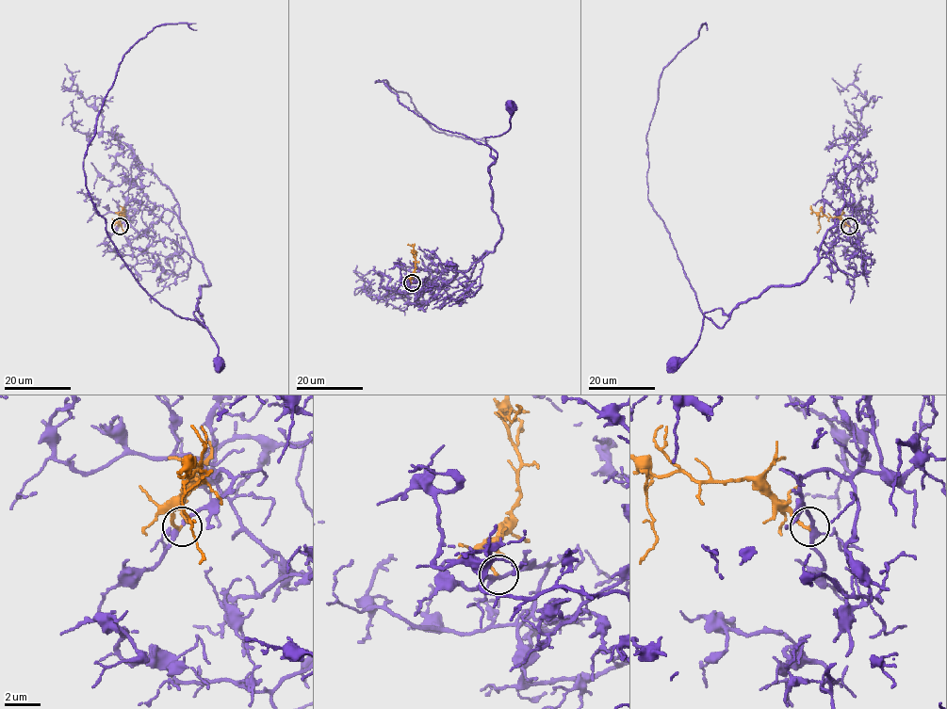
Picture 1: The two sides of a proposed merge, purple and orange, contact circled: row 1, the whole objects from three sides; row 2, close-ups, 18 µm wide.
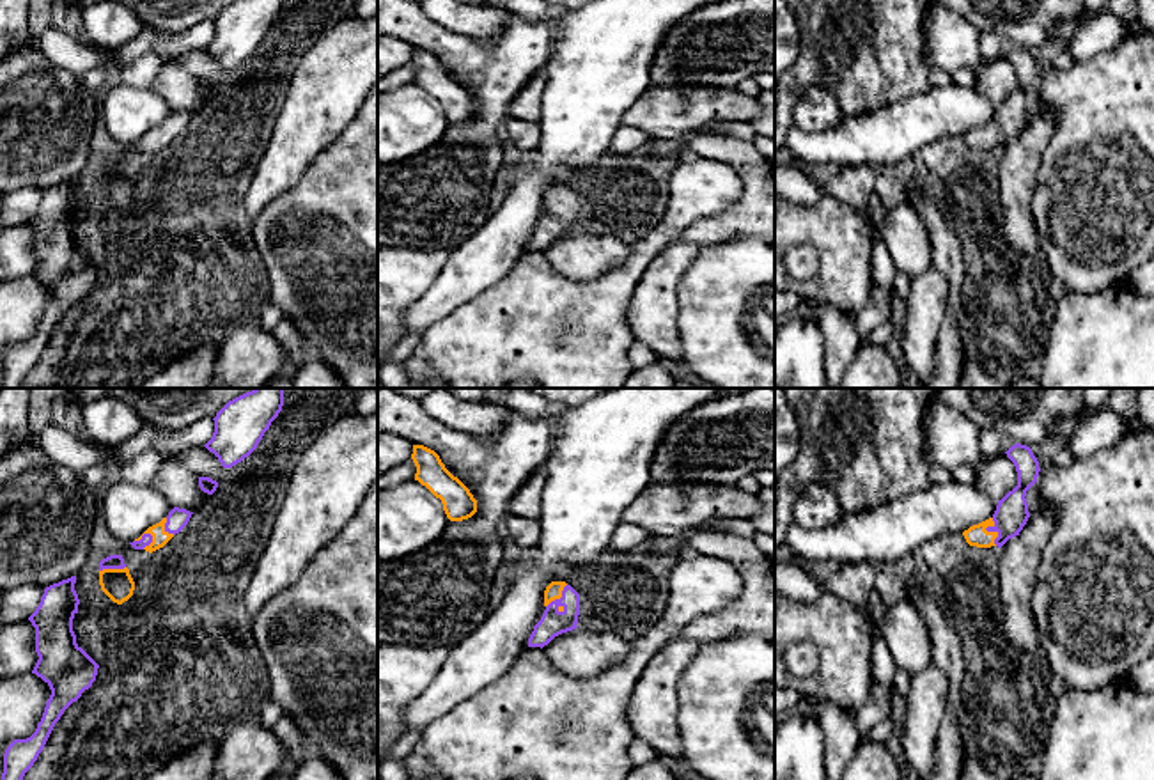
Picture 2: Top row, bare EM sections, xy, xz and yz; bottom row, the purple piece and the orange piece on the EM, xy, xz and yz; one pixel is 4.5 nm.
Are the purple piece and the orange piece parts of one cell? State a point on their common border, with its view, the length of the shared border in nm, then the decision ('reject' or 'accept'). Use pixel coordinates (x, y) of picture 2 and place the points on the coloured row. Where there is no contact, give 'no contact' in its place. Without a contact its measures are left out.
meets purple in yz at (991, 530); contact 130 nm long; accept

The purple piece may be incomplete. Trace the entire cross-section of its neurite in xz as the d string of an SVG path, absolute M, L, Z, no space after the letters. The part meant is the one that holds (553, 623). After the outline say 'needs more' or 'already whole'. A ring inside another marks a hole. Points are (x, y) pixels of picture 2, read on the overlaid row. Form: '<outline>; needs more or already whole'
M551 581L546 587L544 606L546 610L528 638L528 647L542 649L555 636L578 628L580 594L565 581Z; needs more

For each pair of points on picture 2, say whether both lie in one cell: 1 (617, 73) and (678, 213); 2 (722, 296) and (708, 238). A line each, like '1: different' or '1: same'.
1: different
2: different

